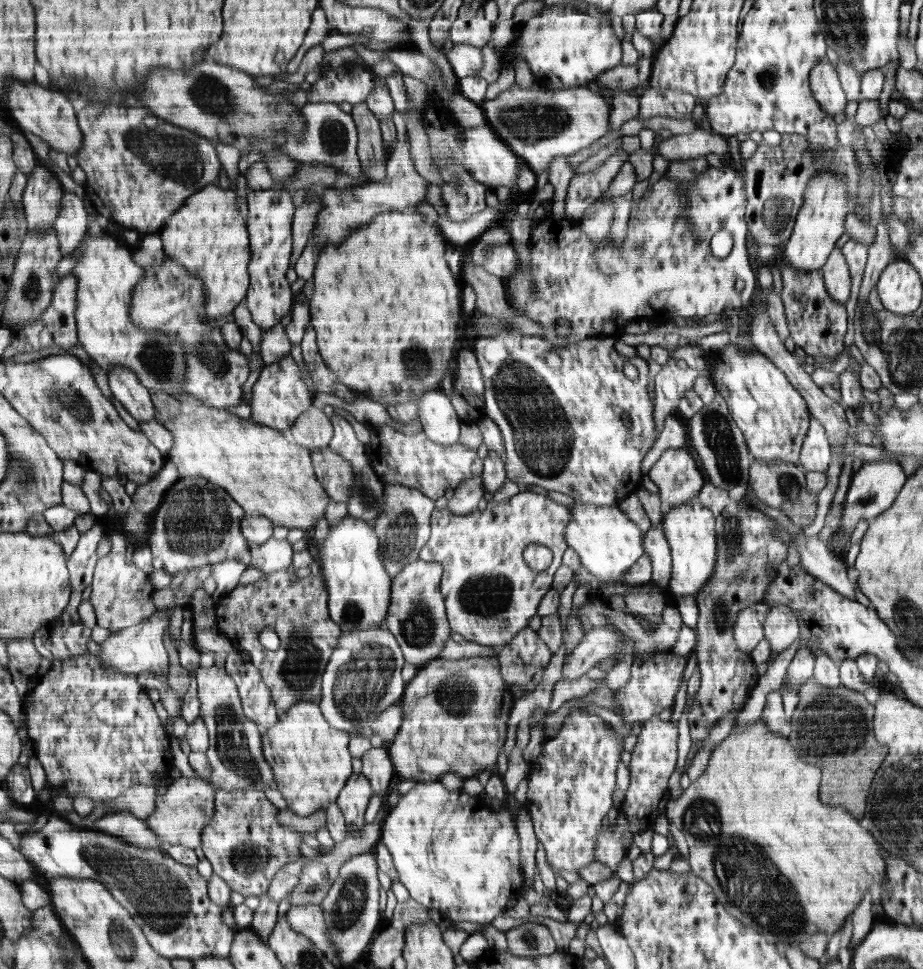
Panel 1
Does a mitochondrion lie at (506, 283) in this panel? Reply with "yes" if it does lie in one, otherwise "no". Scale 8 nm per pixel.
no

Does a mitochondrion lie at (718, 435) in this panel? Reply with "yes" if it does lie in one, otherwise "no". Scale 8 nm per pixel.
yes

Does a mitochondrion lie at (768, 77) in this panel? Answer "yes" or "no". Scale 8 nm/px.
yes

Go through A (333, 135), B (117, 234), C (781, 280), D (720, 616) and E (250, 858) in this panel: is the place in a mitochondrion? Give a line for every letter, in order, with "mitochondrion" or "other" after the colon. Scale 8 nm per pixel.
A: mitochondrion
B: other
C: other
D: mitochondrion
E: mitochondrion

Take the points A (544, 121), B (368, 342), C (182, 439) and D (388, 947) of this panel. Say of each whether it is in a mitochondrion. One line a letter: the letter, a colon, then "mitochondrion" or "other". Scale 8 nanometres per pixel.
A: mitochondrion
B: other
C: other
D: other

